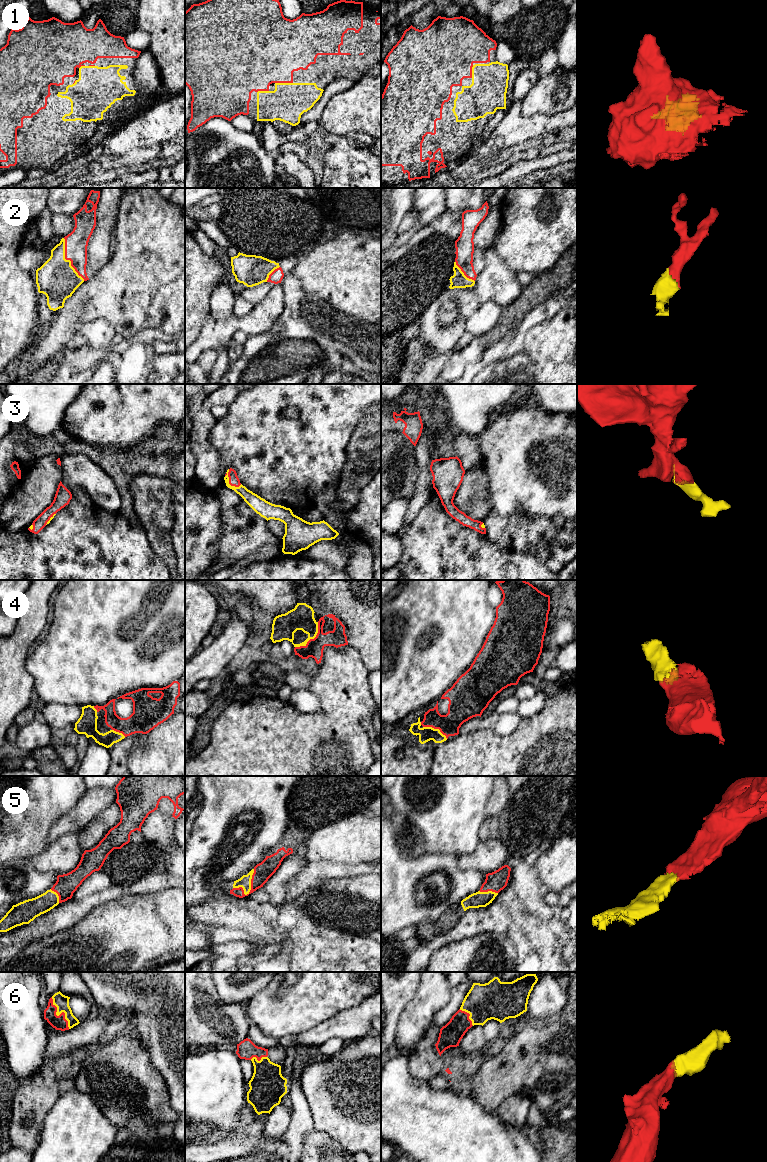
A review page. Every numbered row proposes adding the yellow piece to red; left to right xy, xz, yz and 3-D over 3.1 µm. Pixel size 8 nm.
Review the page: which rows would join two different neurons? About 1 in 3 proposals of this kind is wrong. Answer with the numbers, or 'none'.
none

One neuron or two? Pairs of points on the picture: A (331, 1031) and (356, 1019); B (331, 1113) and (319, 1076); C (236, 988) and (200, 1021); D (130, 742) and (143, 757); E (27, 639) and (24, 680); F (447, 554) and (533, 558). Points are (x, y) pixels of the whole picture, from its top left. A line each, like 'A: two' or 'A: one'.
A: one
B: one
C: two
D: two
E: one
F: one

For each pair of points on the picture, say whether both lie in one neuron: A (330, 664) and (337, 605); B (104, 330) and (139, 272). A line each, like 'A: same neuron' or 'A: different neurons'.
A: different neurons
B: different neurons

